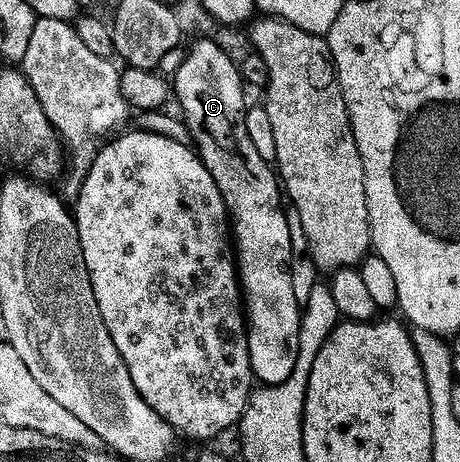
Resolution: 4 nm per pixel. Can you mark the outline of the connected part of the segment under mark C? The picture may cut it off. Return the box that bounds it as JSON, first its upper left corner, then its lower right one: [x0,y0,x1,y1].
[171,40,301,386]

